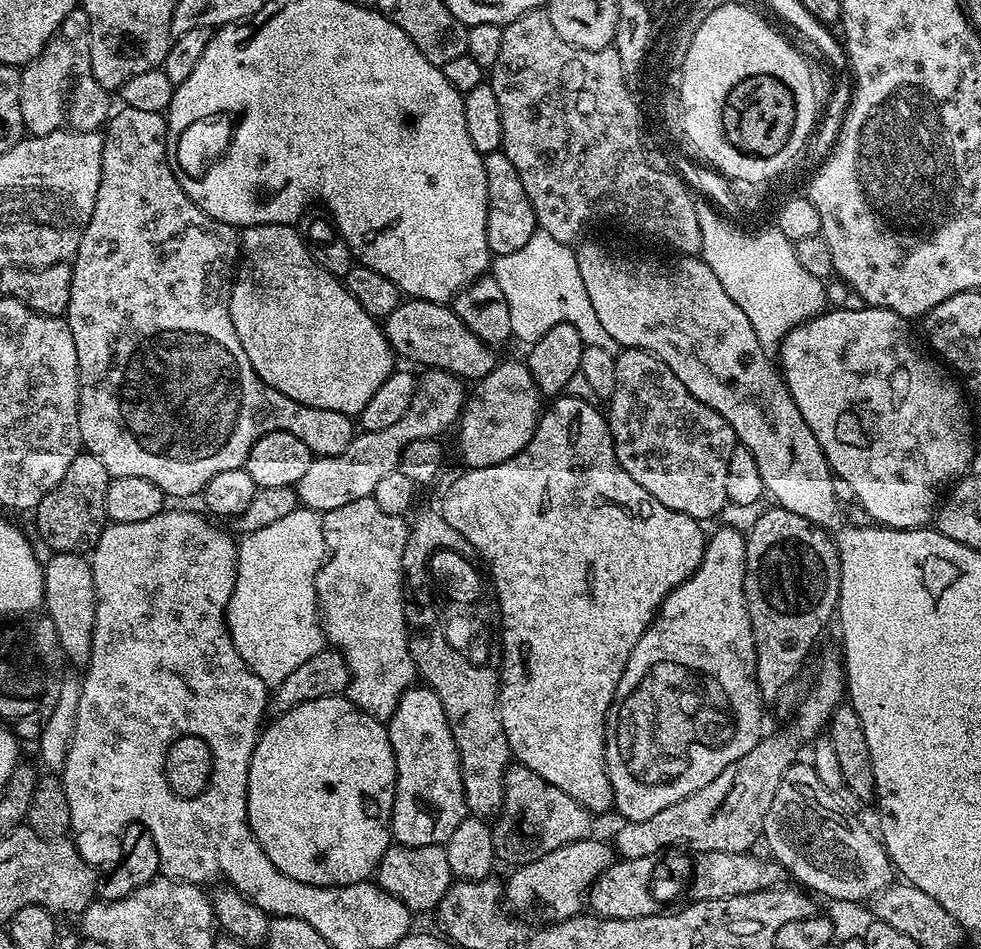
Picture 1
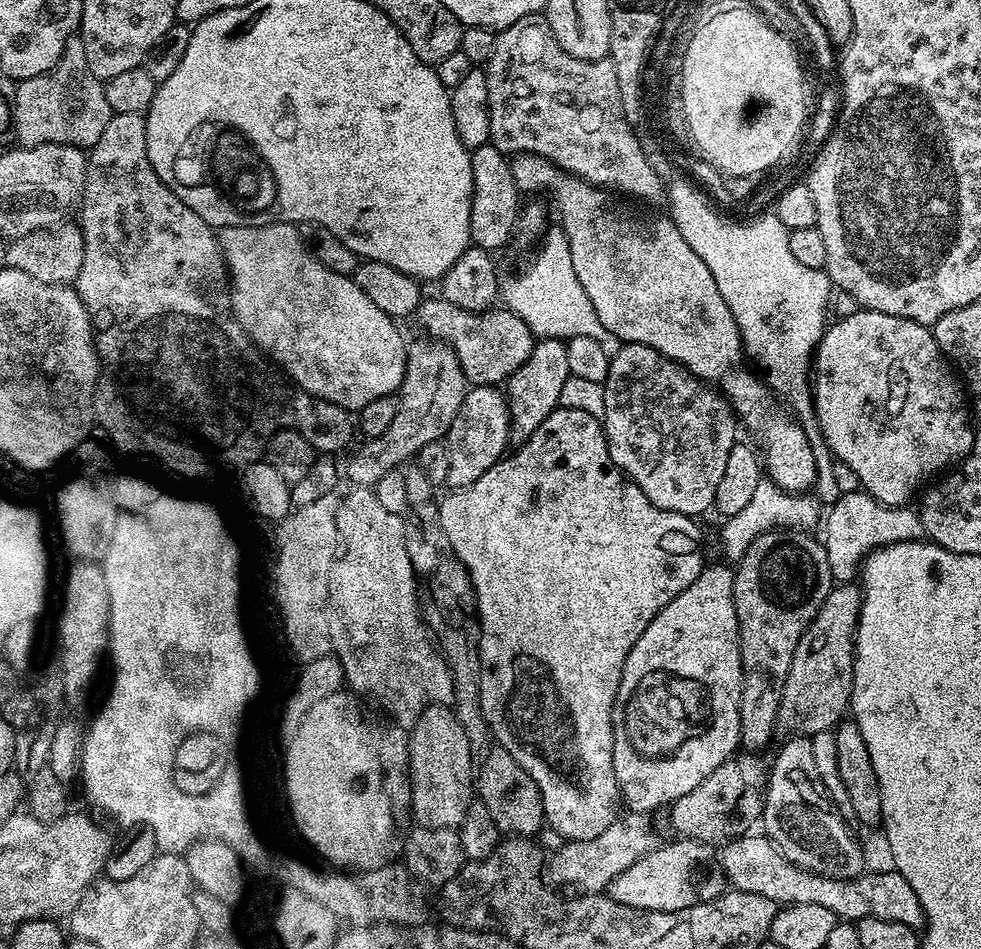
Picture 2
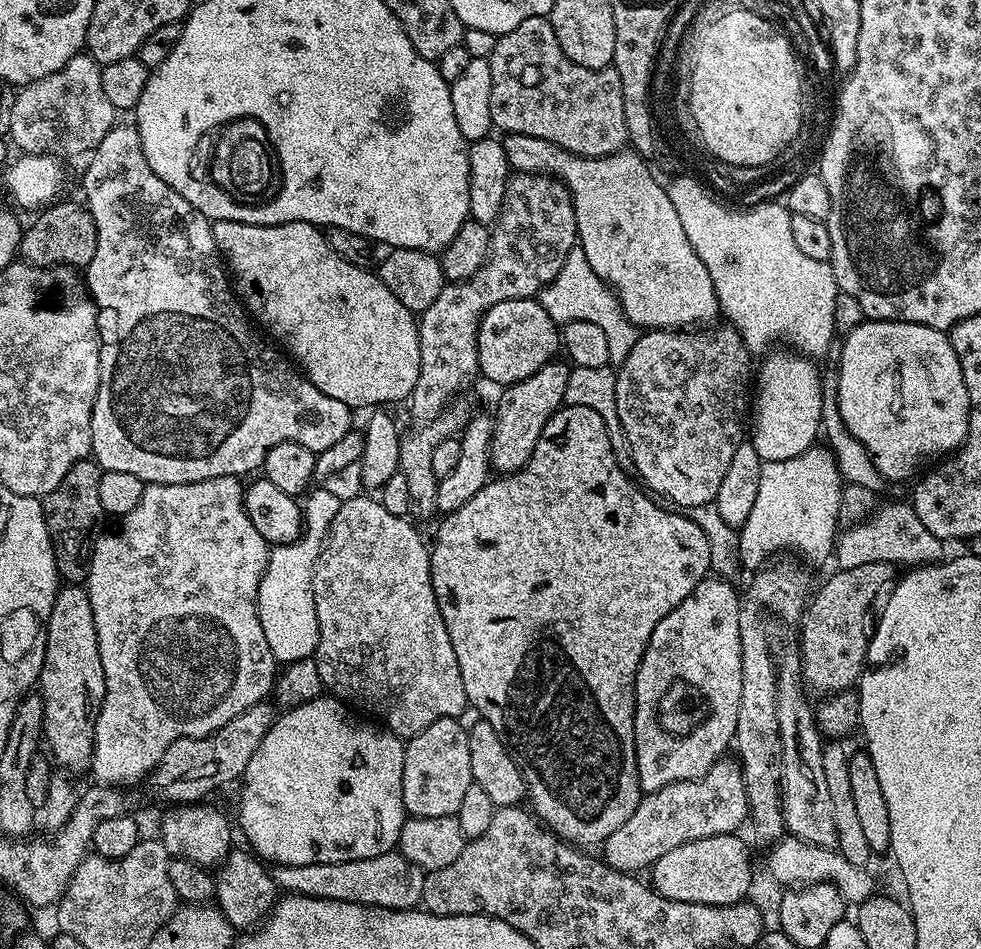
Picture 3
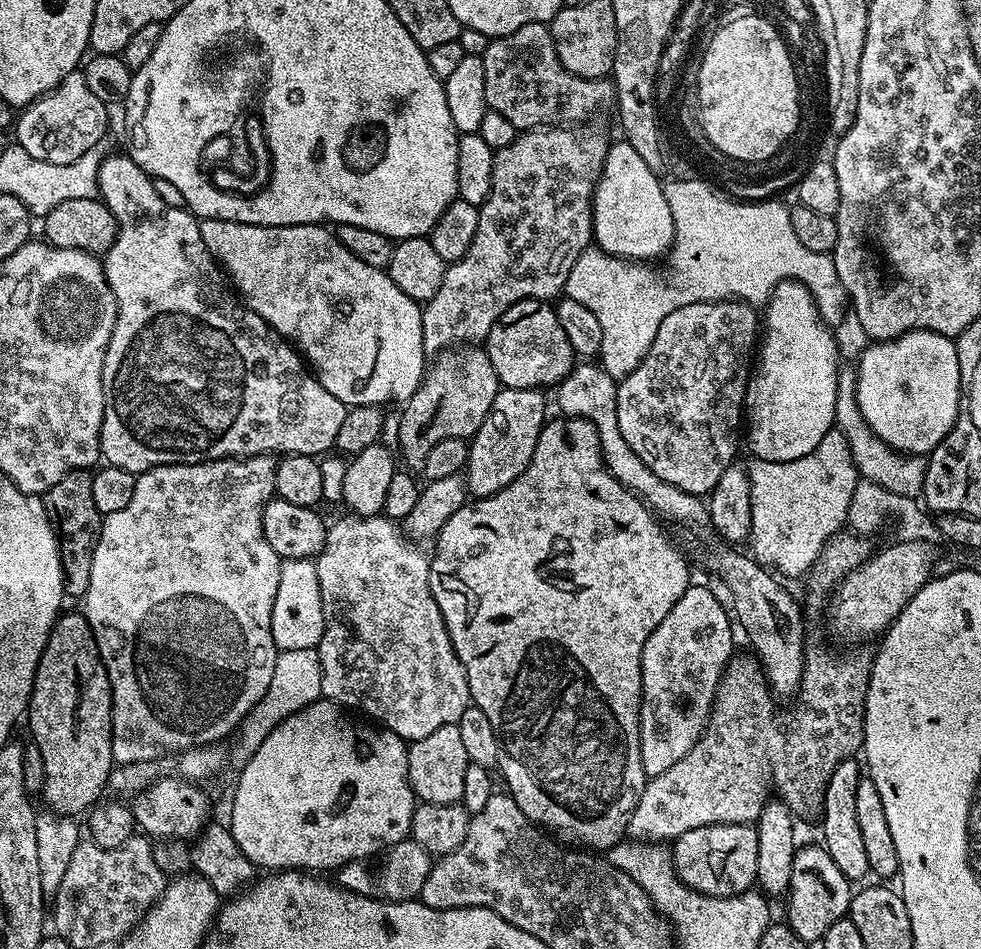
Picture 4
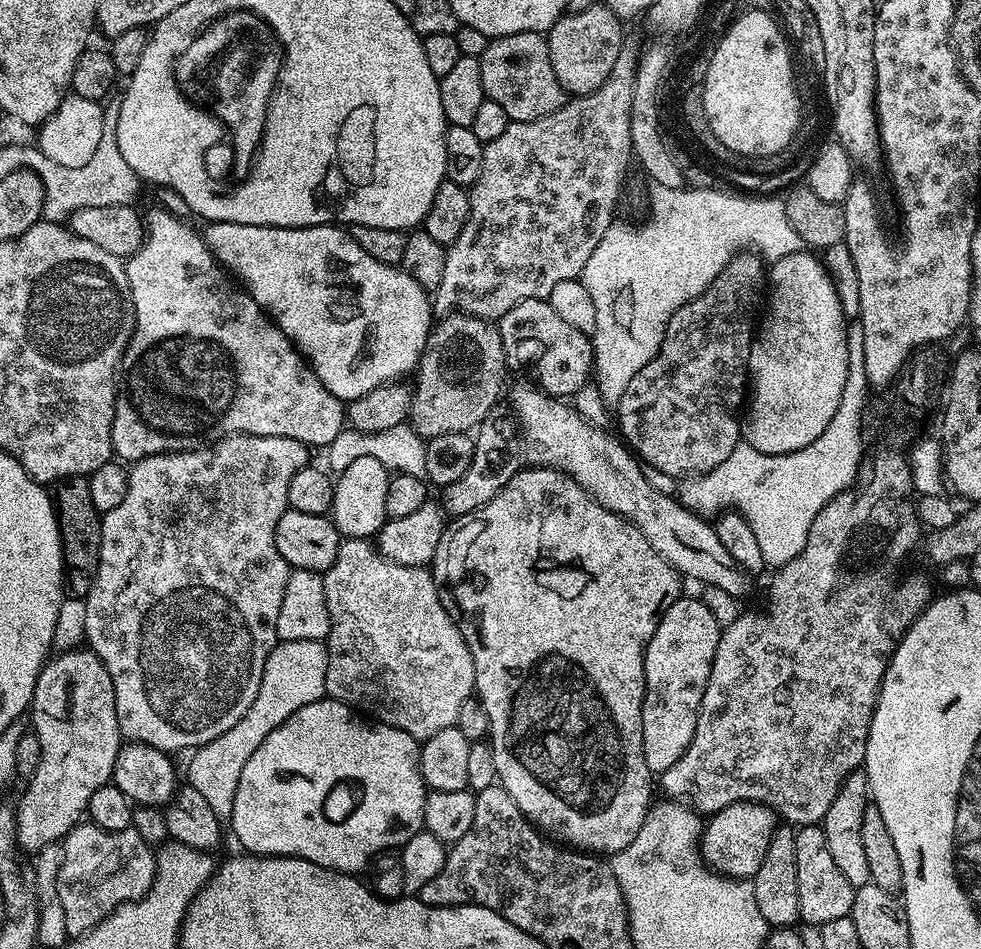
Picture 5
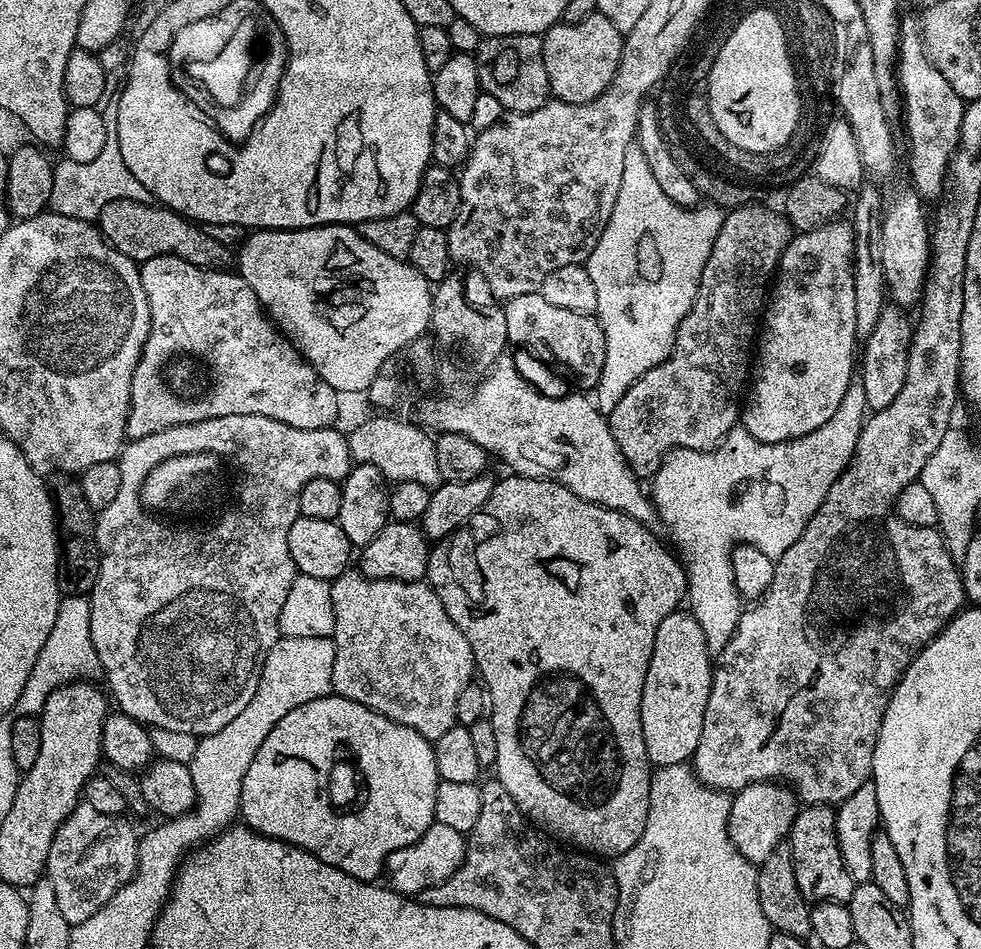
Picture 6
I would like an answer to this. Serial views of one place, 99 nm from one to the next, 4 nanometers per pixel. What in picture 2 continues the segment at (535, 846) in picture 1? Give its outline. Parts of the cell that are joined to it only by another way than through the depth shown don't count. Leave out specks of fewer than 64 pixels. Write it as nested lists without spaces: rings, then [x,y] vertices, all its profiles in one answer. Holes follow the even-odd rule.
[[[492,746],[484,761],[481,764],[479,761],[474,776],[474,792],[486,810],[490,810],[490,818],[494,818],[494,826],[501,834],[512,838],[532,838],[540,827],[545,827],[542,794],[534,778],[530,778],[530,774],[526,774],[526,770],[522,770],[522,766],[518,766],[516,759],[504,748]]]

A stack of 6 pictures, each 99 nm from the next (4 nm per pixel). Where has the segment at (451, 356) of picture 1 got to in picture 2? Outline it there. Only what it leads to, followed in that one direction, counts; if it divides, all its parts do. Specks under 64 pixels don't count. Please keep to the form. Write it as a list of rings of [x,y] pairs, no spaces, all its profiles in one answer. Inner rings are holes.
[[[425,298],[414,313],[414,320],[428,331],[425,333],[431,339],[441,340],[455,349],[456,359],[473,385],[503,385],[509,376],[516,373],[518,366],[530,358],[537,342],[528,323],[504,306],[473,314],[454,306],[454,302],[449,300]]]

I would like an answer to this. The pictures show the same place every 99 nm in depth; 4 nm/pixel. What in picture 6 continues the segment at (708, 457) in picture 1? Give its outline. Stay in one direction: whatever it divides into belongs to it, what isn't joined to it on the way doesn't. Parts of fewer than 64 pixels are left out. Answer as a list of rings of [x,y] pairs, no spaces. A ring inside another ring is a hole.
[[[753,203],[747,207],[731,209],[725,215],[724,222],[718,230],[718,238],[714,238],[714,246],[710,250],[710,258],[706,258],[706,266],[702,270],[702,278],[700,279],[700,289],[696,295],[696,301],[692,303],[692,309],[682,318],[682,322],[676,327],[676,337],[674,338],[674,346],[670,350],[667,360],[664,360],[658,366],[654,366],[650,370],[646,370],[646,374],[642,374],[642,378],[638,378],[631,386],[630,390],[626,390],[626,394],[622,394],[622,398],[618,402],[618,406],[614,406],[614,410],[607,413],[608,425],[614,434],[614,442],[620,447],[620,453],[626,458],[626,462],[632,468],[633,472],[641,478],[651,478],[655,476],[656,471],[660,469],[660,463],[664,457],[672,451],[673,448],[689,448],[690,450],[698,450],[699,452],[708,452],[711,448],[717,448],[726,438],[726,434],[731,428],[737,427],[738,421],[742,416],[742,395],[740,391],[745,391],[746,381],[750,376],[750,357],[754,352],[754,341],[758,336],[758,325],[762,320],[762,313],[766,307],[766,289],[773,283],[774,277],[780,266],[780,259],[786,250],[788,241],[794,235],[794,229],[788,222],[787,216],[779,211],[771,212],[763,203]]]

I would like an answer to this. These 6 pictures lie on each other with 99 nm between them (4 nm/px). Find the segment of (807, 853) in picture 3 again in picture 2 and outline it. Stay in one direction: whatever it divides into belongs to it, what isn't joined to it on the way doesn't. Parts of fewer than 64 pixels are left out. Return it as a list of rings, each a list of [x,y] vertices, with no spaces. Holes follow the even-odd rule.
[[[745,834],[729,840],[723,845],[723,875],[735,891],[762,894],[778,906],[789,904],[813,904],[826,906],[841,921],[859,922],[862,918],[882,918],[890,922],[902,922],[920,930],[925,927],[924,910],[918,894],[910,890],[910,882],[895,870],[889,872],[869,871],[852,880],[839,880],[829,876],[816,876],[799,868],[796,863],[780,851],[780,847],[767,834],[752,836]]]

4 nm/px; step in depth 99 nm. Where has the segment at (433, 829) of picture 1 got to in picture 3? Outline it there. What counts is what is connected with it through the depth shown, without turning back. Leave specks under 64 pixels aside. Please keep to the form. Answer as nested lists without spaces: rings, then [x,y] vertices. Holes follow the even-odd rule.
[[[454,716],[438,718],[438,722],[430,722],[426,730],[422,730],[405,743],[402,798],[404,811],[408,816],[455,816],[458,806],[462,806],[462,798],[473,783],[468,729],[460,723]]]

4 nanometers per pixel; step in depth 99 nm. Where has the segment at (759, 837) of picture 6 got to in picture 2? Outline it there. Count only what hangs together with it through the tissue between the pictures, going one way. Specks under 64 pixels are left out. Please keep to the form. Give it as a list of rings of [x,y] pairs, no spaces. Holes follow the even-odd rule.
[[[676,838],[673,841],[673,844],[661,843],[647,852],[634,866],[630,866],[630,870],[618,874],[618,878],[614,878],[610,886],[610,894],[623,904],[655,912],[686,910],[721,895],[726,888],[723,875],[700,877],[700,867],[711,858],[713,845],[687,838]]]

